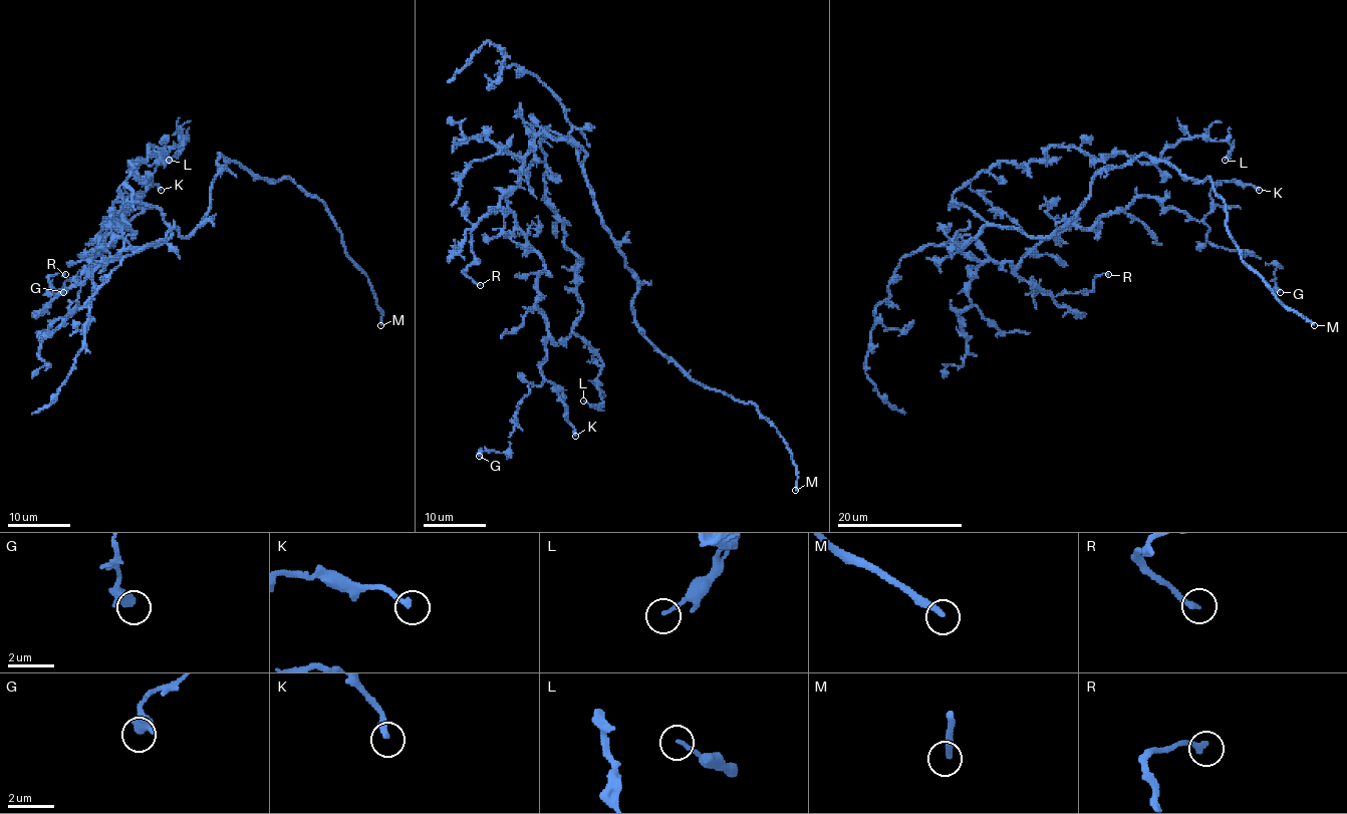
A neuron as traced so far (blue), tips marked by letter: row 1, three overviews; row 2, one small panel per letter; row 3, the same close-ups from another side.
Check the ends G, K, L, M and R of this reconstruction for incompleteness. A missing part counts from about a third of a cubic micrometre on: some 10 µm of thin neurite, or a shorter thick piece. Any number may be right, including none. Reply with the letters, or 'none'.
M, R

